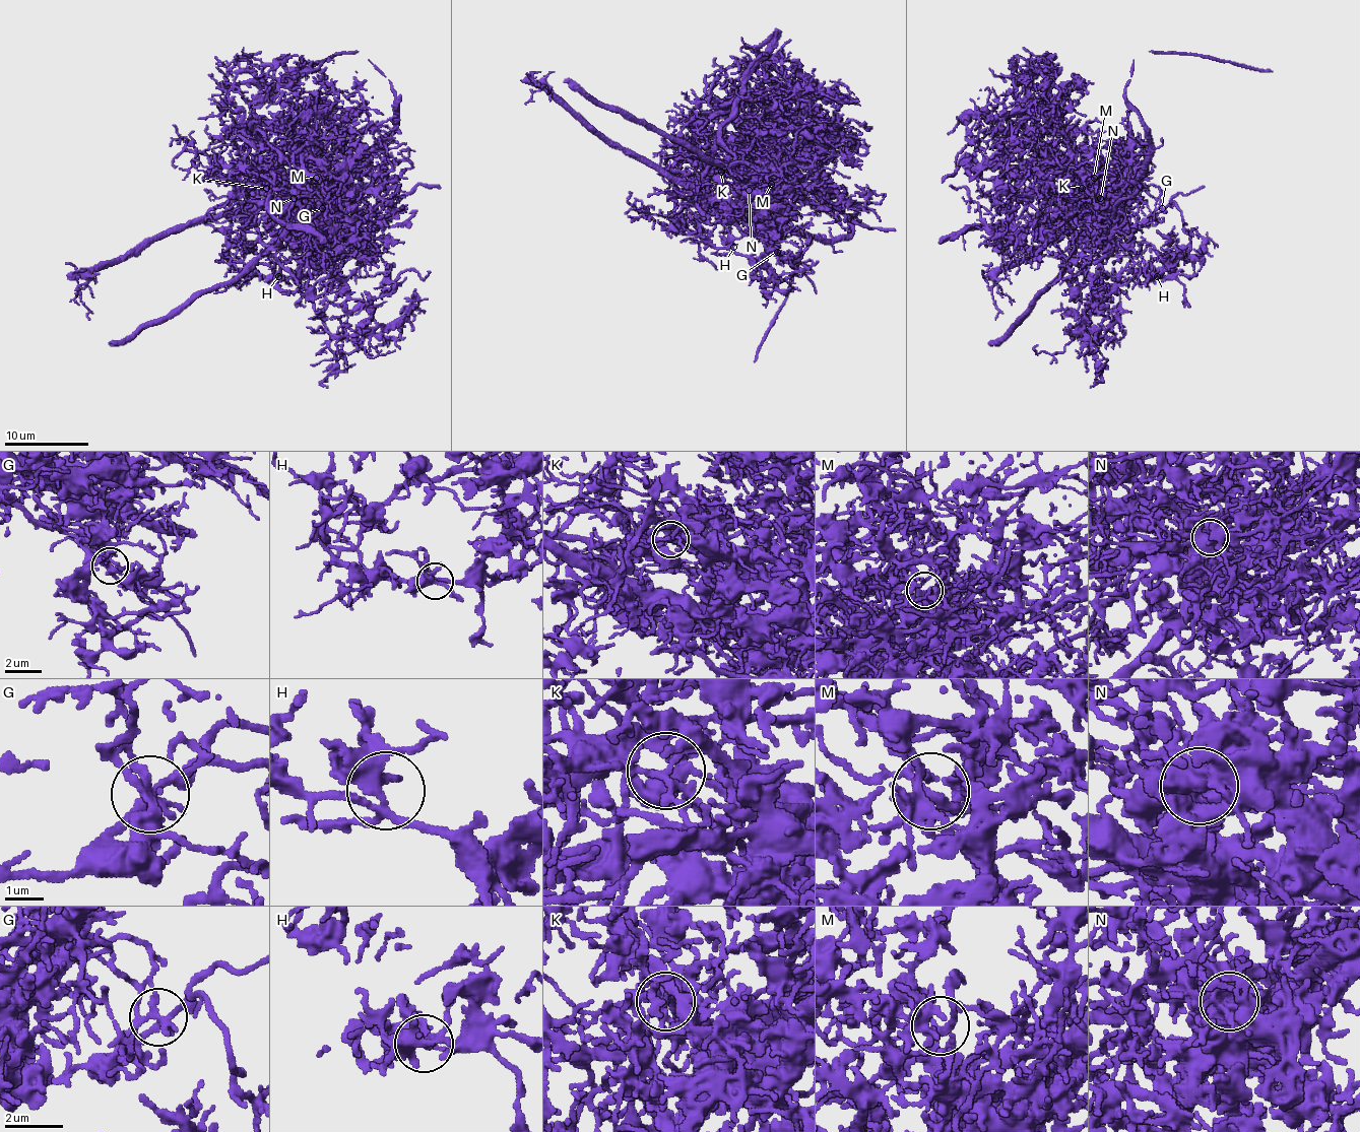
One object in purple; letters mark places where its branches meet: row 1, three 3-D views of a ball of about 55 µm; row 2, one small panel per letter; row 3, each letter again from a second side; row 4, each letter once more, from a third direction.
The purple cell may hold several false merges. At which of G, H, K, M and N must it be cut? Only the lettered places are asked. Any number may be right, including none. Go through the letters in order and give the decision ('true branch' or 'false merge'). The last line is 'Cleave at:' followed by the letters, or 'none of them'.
G: false merge
H: true branch
K: false merge
M: true branch
N: false merge
Cleave at: G, K, N

